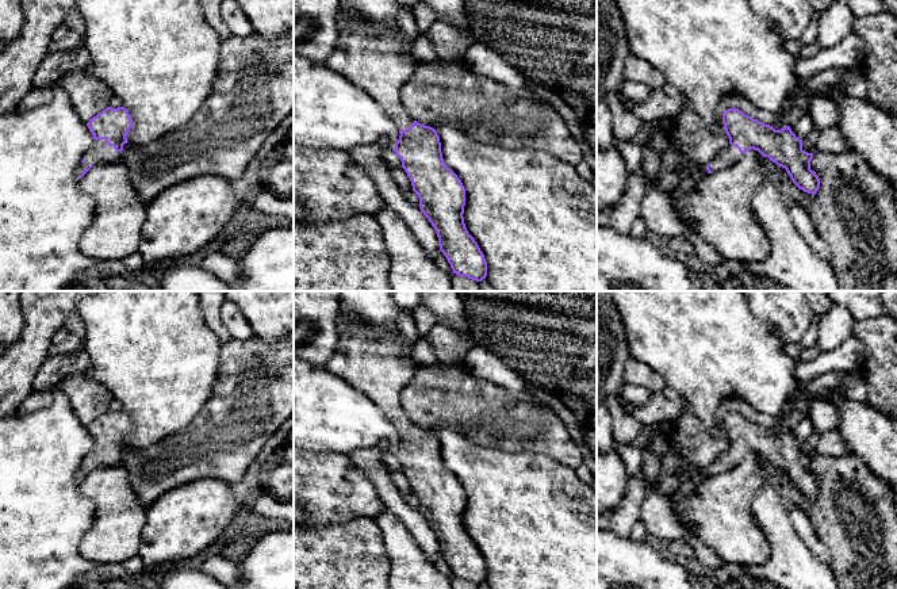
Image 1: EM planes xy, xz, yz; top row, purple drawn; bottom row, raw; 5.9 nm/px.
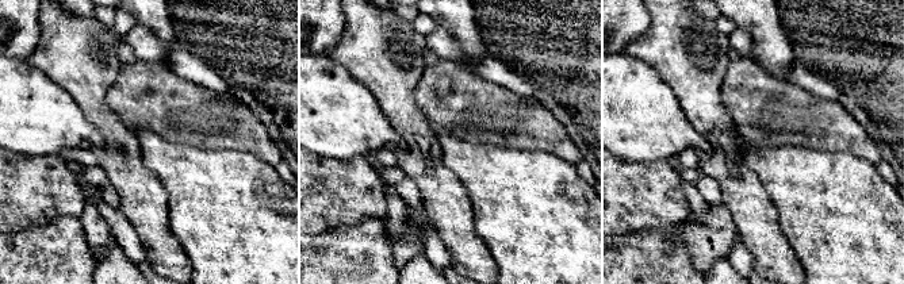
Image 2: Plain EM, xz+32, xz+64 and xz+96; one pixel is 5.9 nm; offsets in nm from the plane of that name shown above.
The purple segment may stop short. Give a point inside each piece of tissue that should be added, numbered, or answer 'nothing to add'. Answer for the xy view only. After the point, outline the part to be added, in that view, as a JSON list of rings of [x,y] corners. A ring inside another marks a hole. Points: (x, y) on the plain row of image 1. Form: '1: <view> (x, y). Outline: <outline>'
1: xy (99, 455). Outline: [[[95,443],[93,448],[85,458],[85,466],[81,466],[77,478],[81,479],[84,473],[103,464],[119,466],[122,464],[122,456],[116,455],[114,450],[108,450],[106,443]]]

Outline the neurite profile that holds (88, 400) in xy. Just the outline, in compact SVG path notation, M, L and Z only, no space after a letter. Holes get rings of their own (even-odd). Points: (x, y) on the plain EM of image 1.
M88 375L68 376L57 387L66 395L73 413L84 427L106 413L114 399L103 385Z

